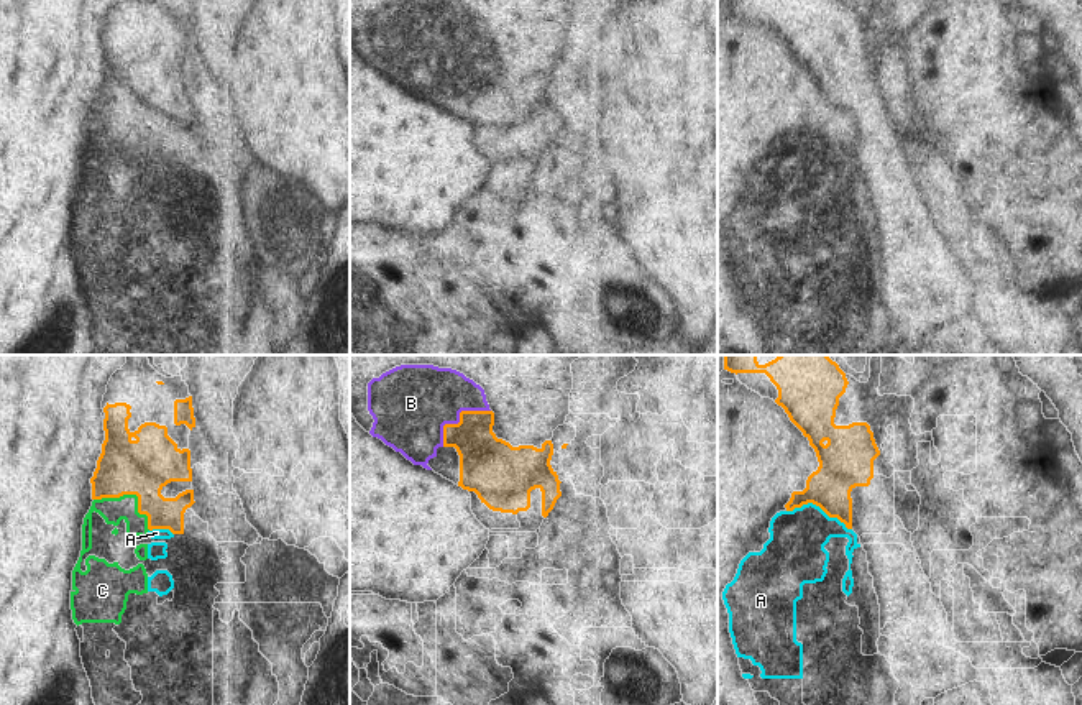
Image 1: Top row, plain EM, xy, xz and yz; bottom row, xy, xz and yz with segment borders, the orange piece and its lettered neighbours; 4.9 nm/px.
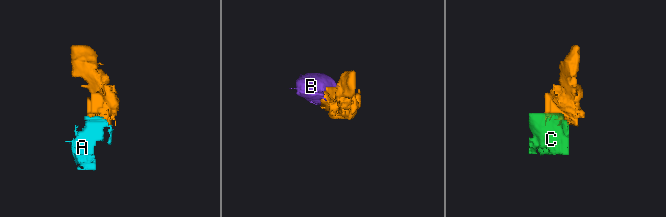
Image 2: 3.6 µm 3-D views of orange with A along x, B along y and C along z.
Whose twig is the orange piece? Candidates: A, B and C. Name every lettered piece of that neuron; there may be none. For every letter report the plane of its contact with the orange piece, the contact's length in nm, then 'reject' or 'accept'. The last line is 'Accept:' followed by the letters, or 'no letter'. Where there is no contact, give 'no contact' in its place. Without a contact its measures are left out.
A: contact in yz; length 340 nm; reject
B: contact in xz; length 300 nm; reject
C: contact in xy; length 320 nm; reject
Accept: no letter

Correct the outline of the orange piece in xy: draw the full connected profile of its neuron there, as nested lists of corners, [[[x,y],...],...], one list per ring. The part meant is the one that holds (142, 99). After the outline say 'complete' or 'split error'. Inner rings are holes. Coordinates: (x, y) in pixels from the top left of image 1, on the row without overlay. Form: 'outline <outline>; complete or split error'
outline [[[115,35],[103,39],[105,72],[92,115],[92,131],[138,128],[138,145],[148,148],[148,161],[169,161],[172,166],[184,166],[184,145],[194,133],[190,82],[179,81],[167,67],[167,59],[156,54],[144,54],[135,64],[128,61],[131,38]]]; split error

